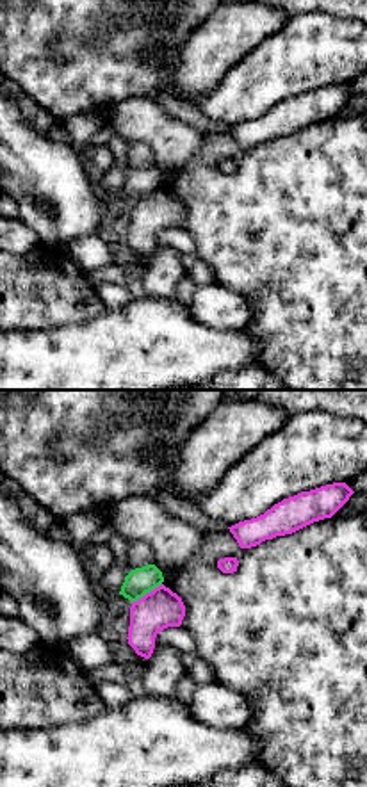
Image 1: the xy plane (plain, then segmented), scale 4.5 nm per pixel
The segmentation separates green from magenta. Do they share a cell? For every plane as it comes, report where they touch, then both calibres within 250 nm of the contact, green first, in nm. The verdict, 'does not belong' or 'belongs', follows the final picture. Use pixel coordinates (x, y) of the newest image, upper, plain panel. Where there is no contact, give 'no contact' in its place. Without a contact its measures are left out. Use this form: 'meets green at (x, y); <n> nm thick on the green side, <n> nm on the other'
meets green at (146, 193); 120 nm thick on the green side, 180 nm on the other

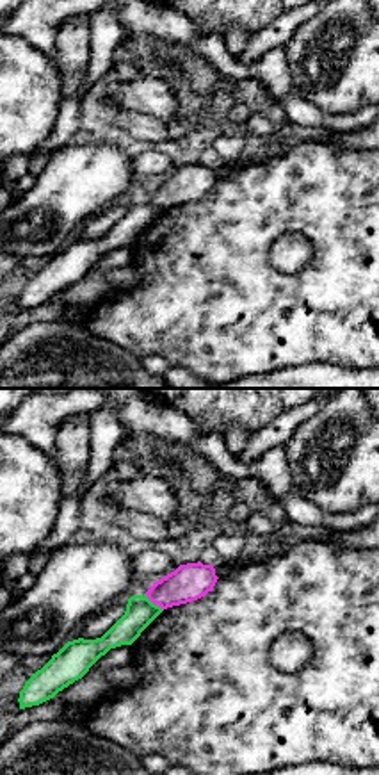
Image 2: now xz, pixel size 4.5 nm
meets green at (152, 203); 140 nm thick on the green side, 170 nm on the other

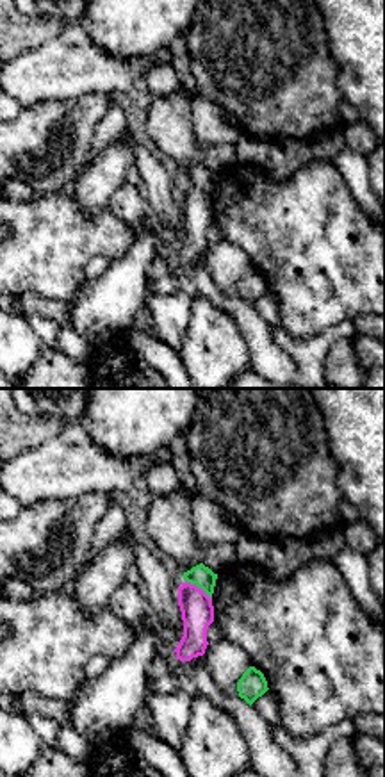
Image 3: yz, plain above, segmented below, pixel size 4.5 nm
meets green at (198, 188); 100 nm thick on the green side, 150 nm on the other

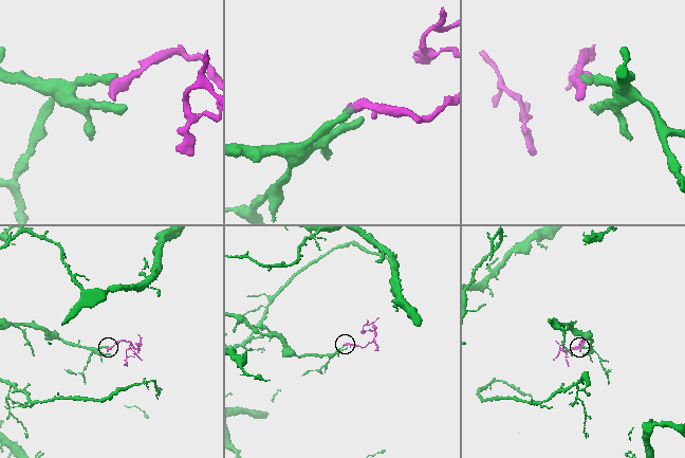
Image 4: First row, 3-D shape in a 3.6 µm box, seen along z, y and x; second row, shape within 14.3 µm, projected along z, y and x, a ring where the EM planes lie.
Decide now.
does not belong

